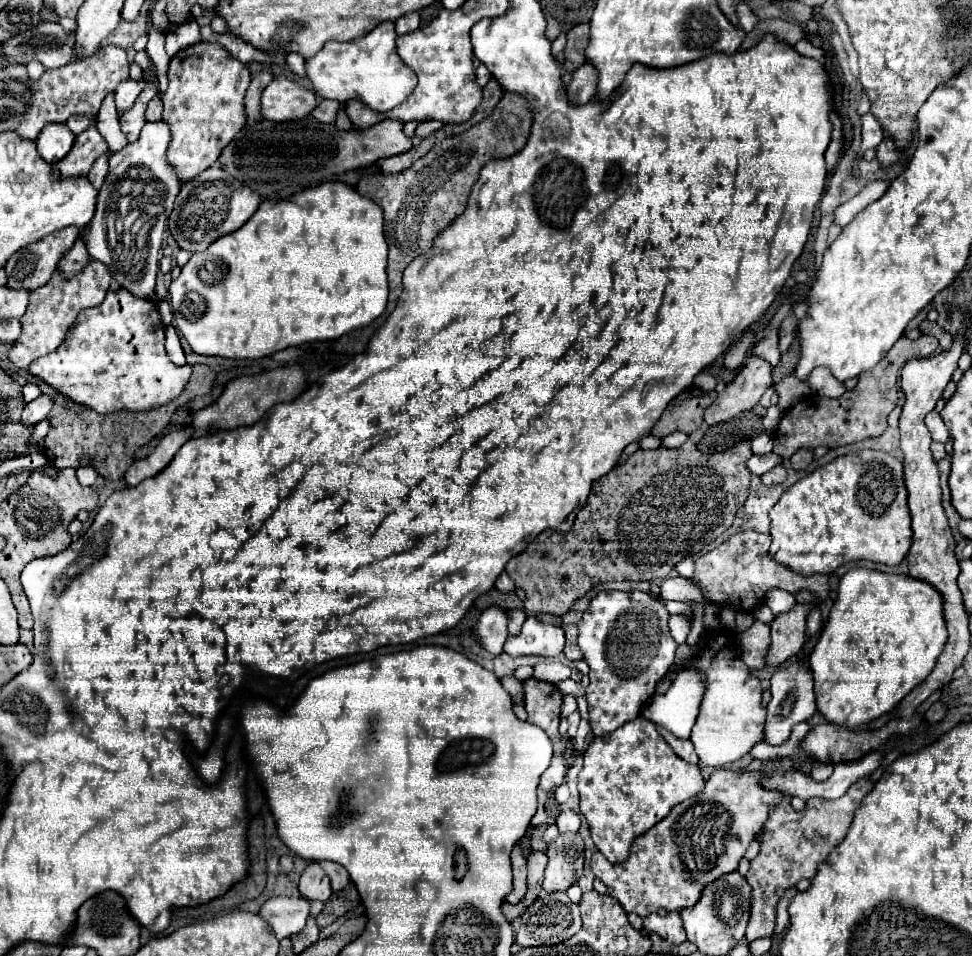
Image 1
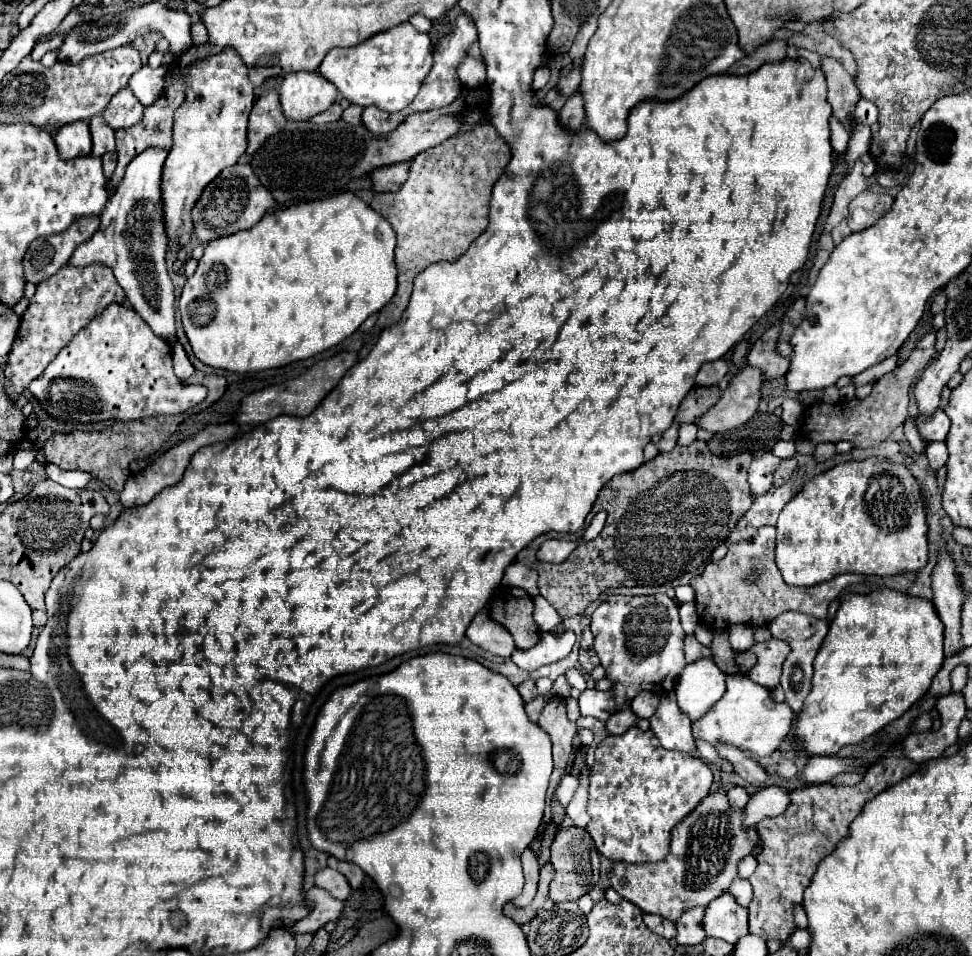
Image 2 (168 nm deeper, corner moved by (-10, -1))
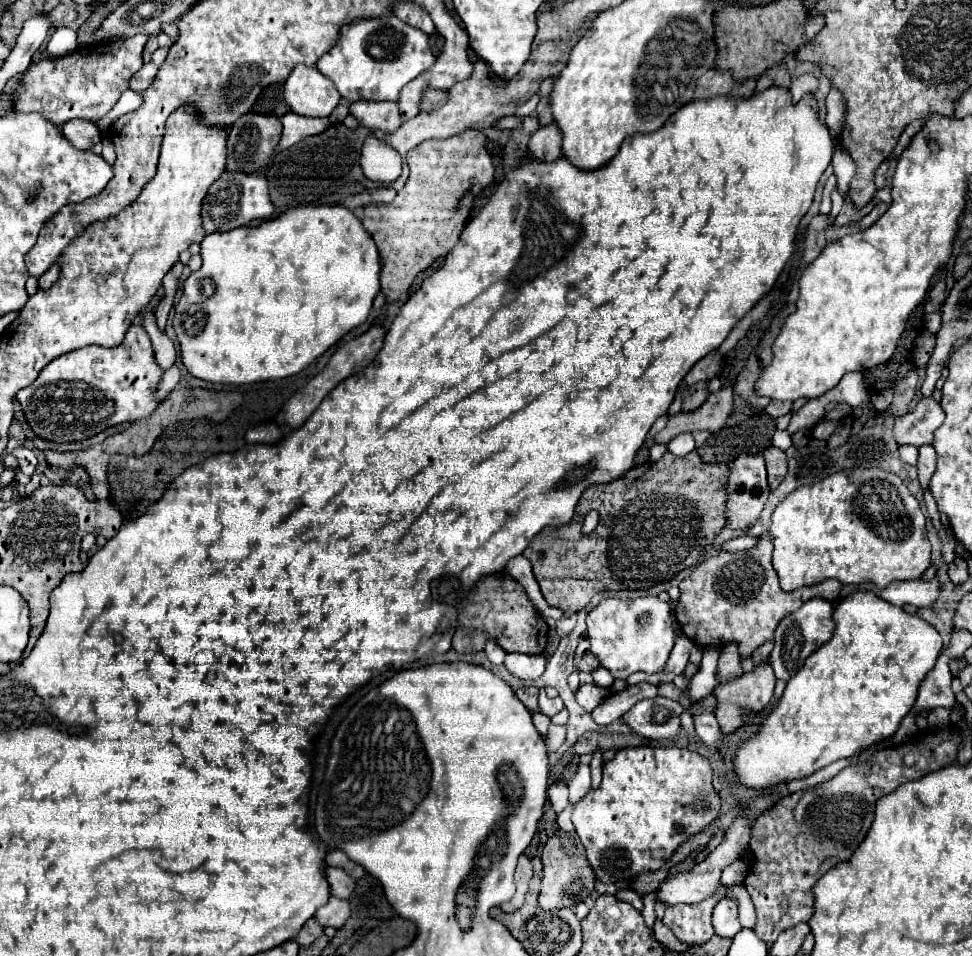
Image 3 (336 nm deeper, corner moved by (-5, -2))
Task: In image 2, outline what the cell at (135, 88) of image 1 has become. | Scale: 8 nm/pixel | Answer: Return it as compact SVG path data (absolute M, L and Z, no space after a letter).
M143 67L139 69L133 79L129 79L135 97L141 105L153 105L157 101L157 97L161 95L161 83L165 81L165 69L151 69L151 67Z

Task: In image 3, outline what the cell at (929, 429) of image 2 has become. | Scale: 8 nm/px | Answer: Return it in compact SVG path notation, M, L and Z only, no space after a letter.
M922 398L908 416L894 424L894 438L898 444L924 446L932 444L936 428L944 422L944 410L934 398Z

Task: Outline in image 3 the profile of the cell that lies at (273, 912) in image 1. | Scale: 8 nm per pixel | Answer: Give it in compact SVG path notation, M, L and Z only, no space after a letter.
M330 896L330 900L324 906L320 906L314 914L314 918L320 920L320 924L334 926L334 928L340 928L348 916L350 916L348 900L340 900L334 896Z

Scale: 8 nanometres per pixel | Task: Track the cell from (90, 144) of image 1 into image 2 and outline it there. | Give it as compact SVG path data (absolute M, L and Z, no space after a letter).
M101 115L93 117L89 121L91 125L91 135L93 135L93 157L101 157L105 153L115 151L115 131L105 123Z

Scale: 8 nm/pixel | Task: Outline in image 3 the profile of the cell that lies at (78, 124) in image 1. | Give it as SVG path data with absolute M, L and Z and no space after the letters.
M144 64L144 66L136 72L136 76L132 76L130 90L146 90L146 88L152 84L152 80L156 78L156 72L158 72L158 68L156 68L154 64Z

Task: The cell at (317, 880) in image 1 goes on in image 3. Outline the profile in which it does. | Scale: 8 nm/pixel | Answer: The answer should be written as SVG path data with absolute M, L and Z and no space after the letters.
M326 868L326 880L330 884L330 894L336 898L348 898L354 890L354 880L340 868Z

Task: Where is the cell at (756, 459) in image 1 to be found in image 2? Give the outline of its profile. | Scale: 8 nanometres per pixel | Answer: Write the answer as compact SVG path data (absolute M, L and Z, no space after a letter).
M763 453L763 455L753 457L747 481L749 481L751 493L755 497L765 495L773 487L773 473L779 467L779 463L781 463L781 459L775 457L773 453Z

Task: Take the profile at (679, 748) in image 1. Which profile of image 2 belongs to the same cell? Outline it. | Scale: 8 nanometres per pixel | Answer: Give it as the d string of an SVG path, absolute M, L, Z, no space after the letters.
M675 693L661 695L659 707L649 717L649 723L651 723L651 731L657 735L663 747L683 751L689 755L697 755L689 717L677 707Z

